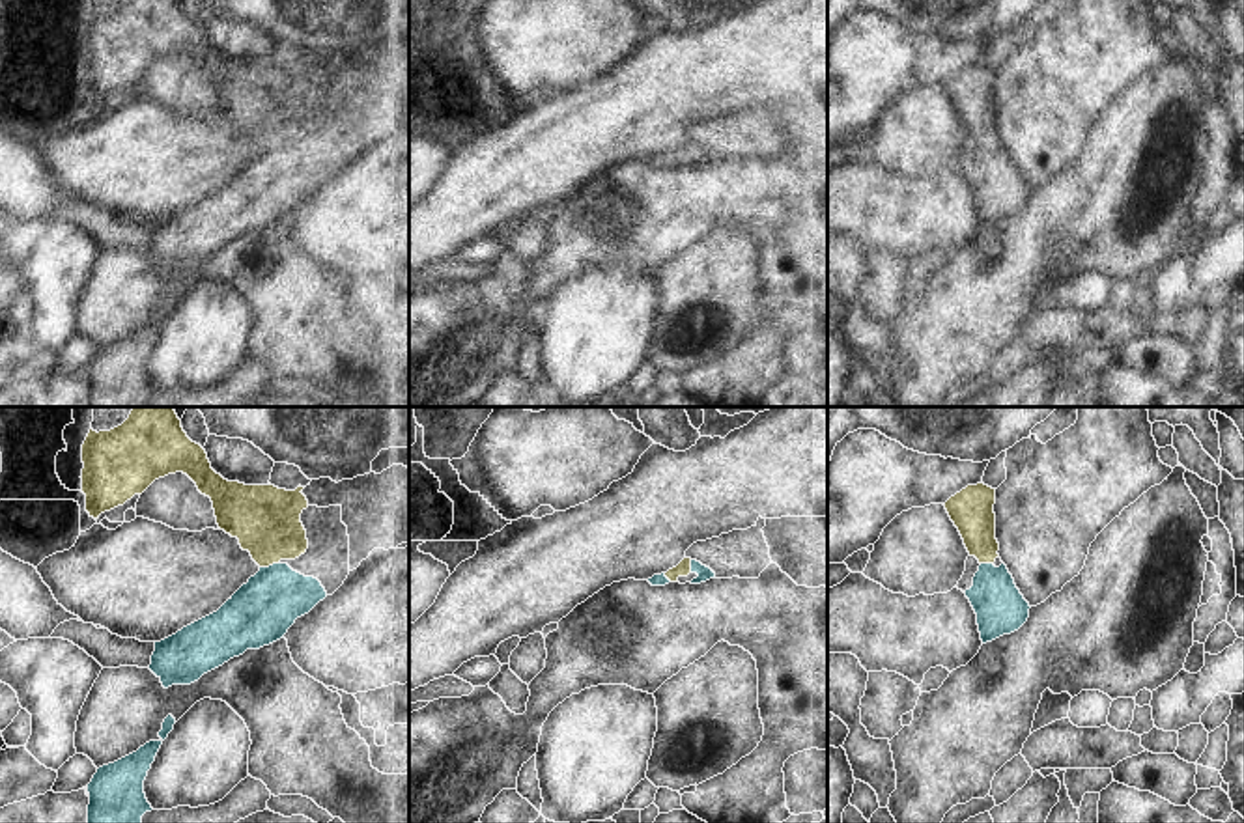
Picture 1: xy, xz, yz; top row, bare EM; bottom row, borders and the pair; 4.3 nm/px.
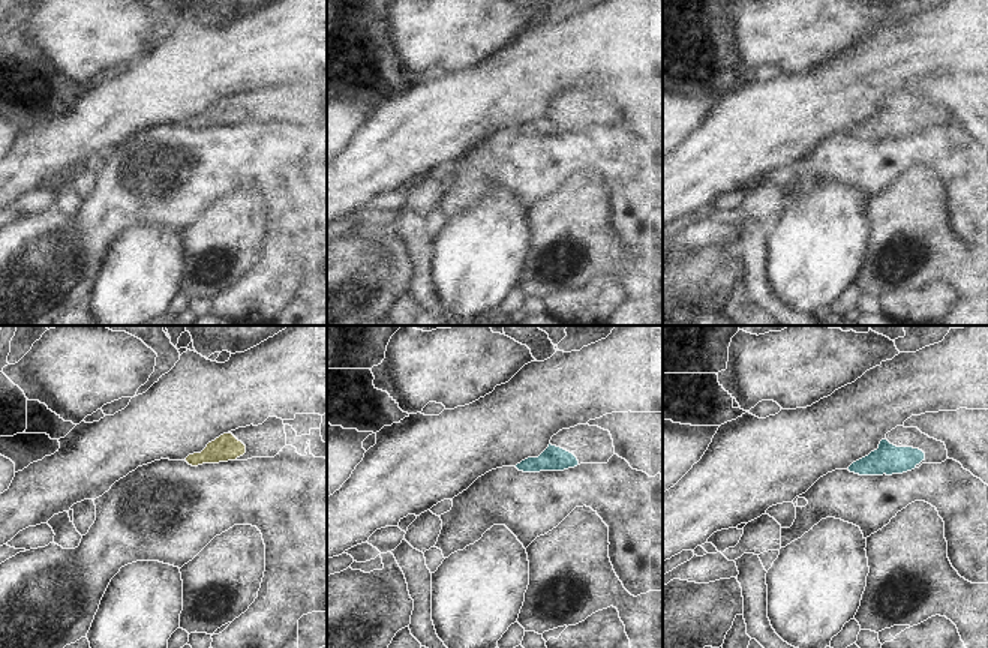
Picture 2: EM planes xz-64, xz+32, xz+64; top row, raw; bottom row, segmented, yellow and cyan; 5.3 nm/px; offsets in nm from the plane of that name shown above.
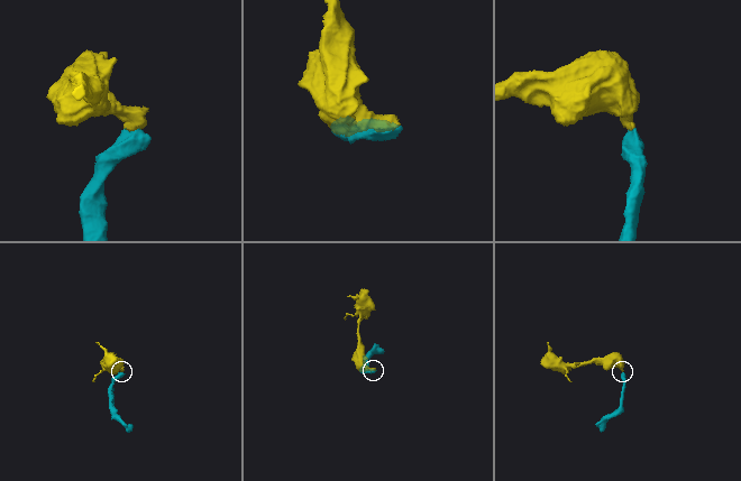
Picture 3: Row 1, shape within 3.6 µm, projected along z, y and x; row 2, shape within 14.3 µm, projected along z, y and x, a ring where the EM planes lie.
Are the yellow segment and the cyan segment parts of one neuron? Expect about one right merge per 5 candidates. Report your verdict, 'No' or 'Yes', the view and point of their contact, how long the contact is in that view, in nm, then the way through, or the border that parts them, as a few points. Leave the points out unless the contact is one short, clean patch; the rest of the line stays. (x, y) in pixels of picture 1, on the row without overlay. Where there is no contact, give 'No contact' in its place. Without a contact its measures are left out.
Yes. Touches yellow at xy (269, 146). Shared border 90 nm. Path across: xy (266, 101), (269, 146), (269, 185), (260, 195)

